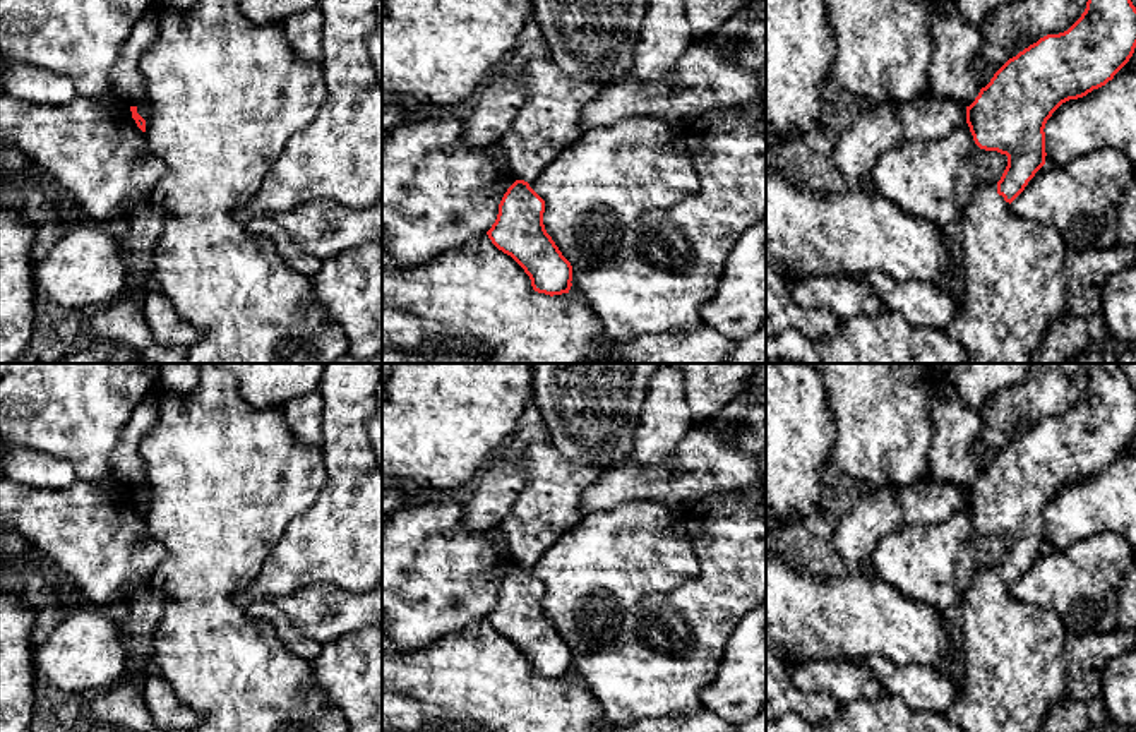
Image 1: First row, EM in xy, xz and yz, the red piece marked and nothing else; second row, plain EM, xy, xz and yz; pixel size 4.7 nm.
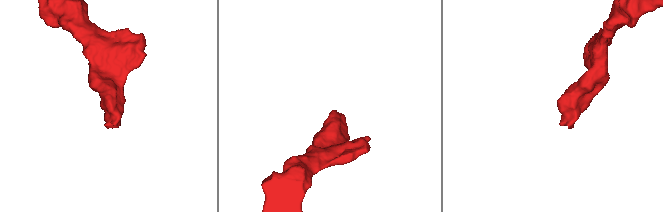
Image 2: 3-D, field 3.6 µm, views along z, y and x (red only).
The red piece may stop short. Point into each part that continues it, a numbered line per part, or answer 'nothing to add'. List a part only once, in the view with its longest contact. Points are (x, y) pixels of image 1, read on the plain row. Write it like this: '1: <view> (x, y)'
1: yz (1015, 672)

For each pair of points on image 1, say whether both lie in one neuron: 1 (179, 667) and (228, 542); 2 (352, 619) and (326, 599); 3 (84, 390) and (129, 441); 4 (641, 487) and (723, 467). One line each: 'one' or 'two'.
1: one
2: one
3: two
4: one

